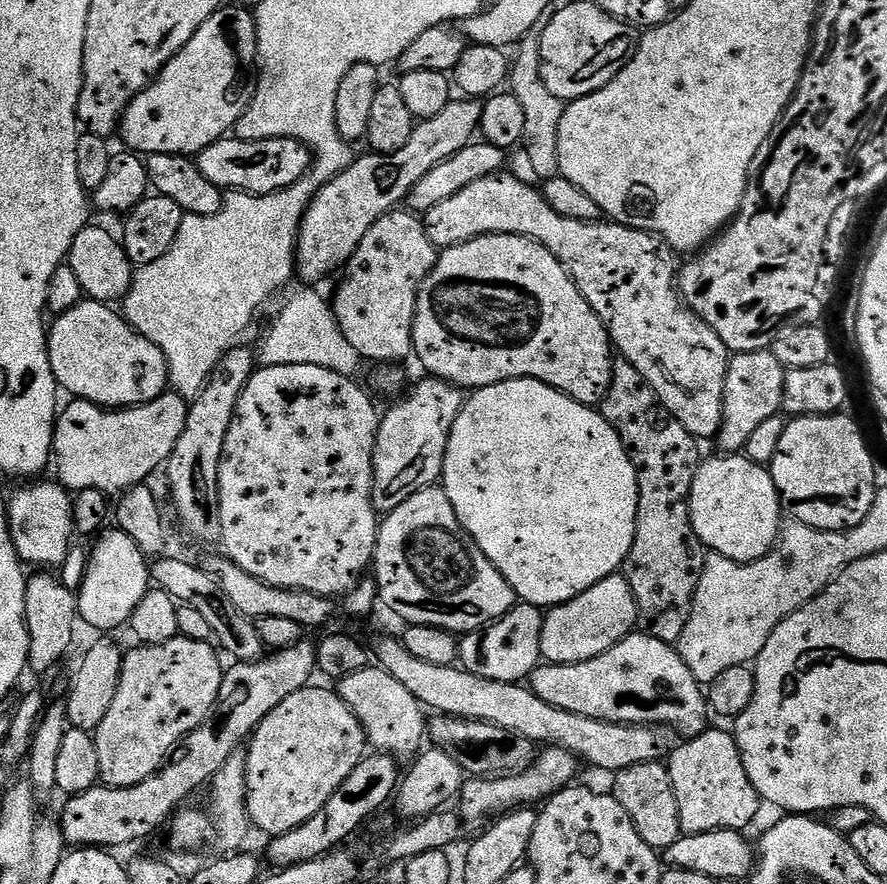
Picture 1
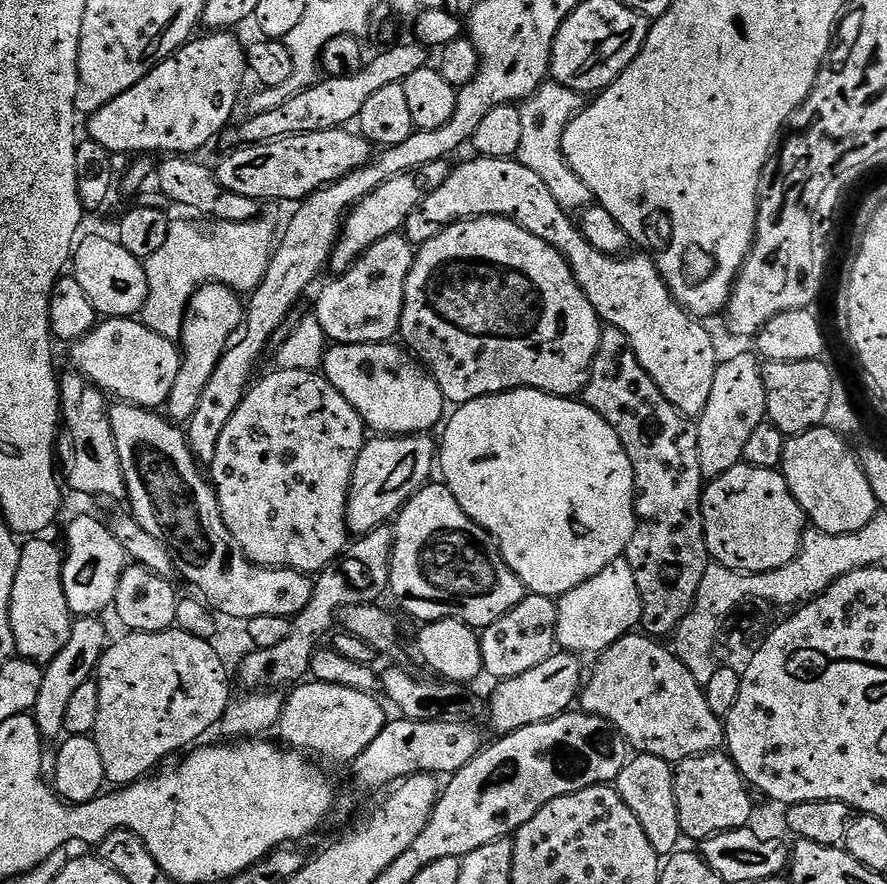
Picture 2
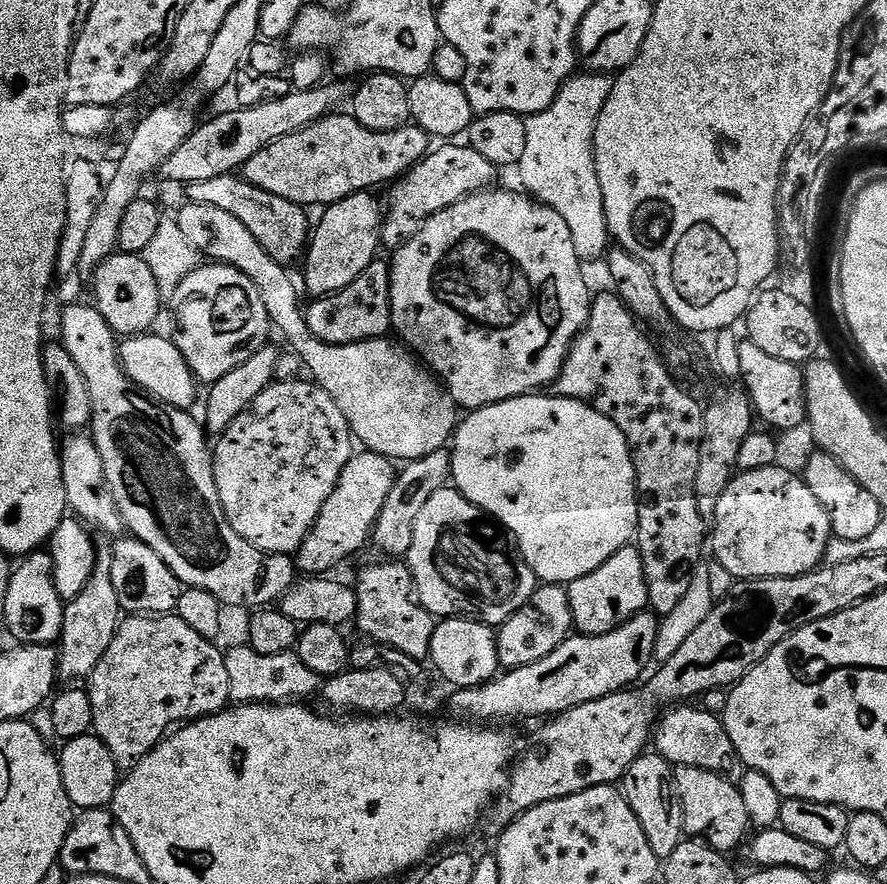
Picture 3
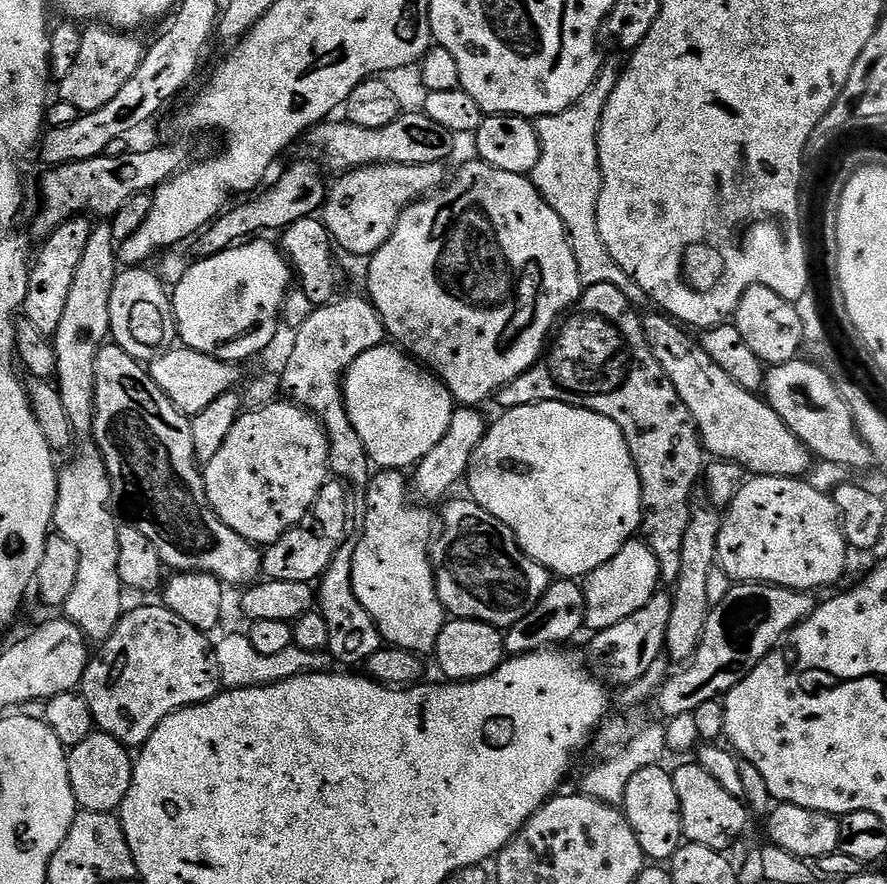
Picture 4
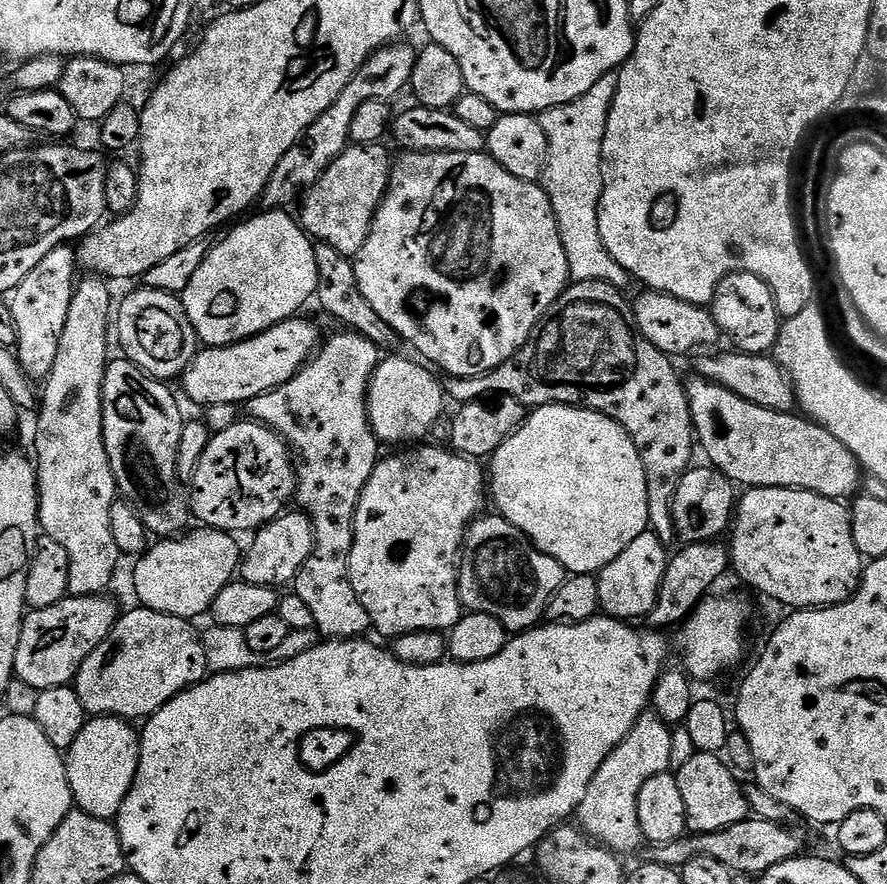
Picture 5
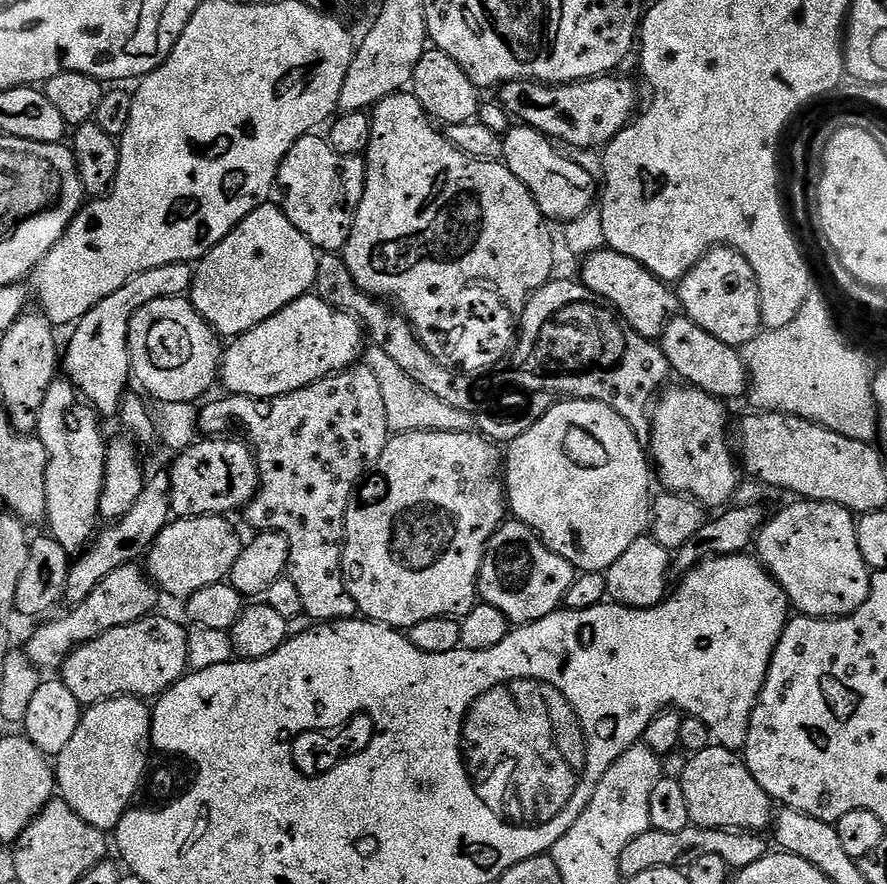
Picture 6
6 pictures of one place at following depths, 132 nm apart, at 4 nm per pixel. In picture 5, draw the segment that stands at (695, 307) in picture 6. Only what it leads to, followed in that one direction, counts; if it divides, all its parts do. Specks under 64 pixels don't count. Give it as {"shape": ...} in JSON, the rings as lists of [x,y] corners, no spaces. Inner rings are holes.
{"shape":[[[732,272],[726,278],[722,278],[710,310],[714,314],[714,322],[718,322],[721,333],[727,339],[729,336],[739,351],[762,356],[775,349],[776,339],[780,337],[782,317],[770,286],[762,282],[760,276],[749,272]]]}

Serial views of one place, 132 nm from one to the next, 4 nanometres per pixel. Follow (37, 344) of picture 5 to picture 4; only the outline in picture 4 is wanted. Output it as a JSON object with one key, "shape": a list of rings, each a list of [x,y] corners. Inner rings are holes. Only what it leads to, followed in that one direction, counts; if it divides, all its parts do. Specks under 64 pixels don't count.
{"shape":[[[87,215],[71,216],[69,220],[59,224],[49,236],[43,237],[41,244],[44,245],[31,261],[22,316],[23,319],[34,322],[34,326],[38,326],[44,336],[51,337],[58,330],[58,322],[62,322],[70,285],[74,282],[78,262],[86,250],[86,242],[90,242],[93,227],[93,221]]]}

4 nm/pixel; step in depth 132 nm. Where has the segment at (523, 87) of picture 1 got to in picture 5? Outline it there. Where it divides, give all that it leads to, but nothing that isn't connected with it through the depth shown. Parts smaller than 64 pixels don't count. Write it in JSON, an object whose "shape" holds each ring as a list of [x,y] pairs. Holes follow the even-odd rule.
{"shape":[[[619,71],[610,74],[602,74],[582,98],[578,98],[569,104],[548,108],[539,113],[538,119],[542,126],[542,134],[546,134],[548,143],[548,160],[544,164],[542,187],[544,193],[550,198],[550,206],[554,210],[554,218],[558,222],[558,234],[562,238],[562,250],[566,250],[566,262],[568,263],[569,277],[575,283],[582,282],[606,282],[610,286],[621,290],[628,290],[634,284],[632,276],[606,250],[602,242],[602,234],[598,230],[598,210],[600,199],[604,189],[602,178],[602,138],[606,138],[606,122],[614,102],[614,94],[618,94]]]}

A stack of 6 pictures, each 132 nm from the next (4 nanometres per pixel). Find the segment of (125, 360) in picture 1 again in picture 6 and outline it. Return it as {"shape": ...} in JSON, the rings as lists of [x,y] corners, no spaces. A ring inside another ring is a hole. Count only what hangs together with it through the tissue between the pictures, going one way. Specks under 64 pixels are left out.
{"shape":[[[309,294],[290,302],[290,306],[278,310],[278,314],[266,318],[266,322],[254,326],[254,330],[235,337],[229,344],[232,345],[229,348],[227,345],[223,349],[218,373],[219,383],[221,385],[224,383],[223,391],[233,396],[269,400],[310,386],[322,378],[341,372],[344,368],[351,368],[361,359],[365,351],[366,333],[355,316],[330,306],[315,294]]]}

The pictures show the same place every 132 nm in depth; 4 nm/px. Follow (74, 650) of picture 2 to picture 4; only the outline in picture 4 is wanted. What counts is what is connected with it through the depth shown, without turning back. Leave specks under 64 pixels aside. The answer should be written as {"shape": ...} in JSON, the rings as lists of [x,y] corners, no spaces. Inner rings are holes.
{"shape":[[[92,442],[78,448],[71,453],[72,461],[59,469],[58,494],[52,515],[55,531],[78,550],[78,579],[62,612],[67,620],[78,626],[78,630],[82,630],[85,640],[103,642],[114,634],[126,611],[126,589],[118,574],[118,520],[112,517],[112,483],[102,454]]]}

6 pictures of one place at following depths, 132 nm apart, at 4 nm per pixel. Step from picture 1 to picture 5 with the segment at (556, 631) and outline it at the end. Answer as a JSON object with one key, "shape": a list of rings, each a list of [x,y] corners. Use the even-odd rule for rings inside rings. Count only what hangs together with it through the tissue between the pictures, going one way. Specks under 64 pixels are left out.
{"shape":[[[651,530],[638,534],[638,538],[634,538],[634,542],[630,542],[630,546],[596,576],[600,612],[625,622],[636,622],[639,616],[640,619],[647,618],[650,610],[654,610],[669,559],[669,549]]]}

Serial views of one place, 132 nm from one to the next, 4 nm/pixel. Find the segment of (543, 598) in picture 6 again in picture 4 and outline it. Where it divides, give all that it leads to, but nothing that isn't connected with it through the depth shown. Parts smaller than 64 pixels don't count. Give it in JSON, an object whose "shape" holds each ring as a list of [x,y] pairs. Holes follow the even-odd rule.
{"shape":[[[471,498],[451,500],[443,505],[444,521],[441,524],[439,521],[438,535],[435,537],[430,553],[432,569],[436,572],[438,598],[449,617],[458,620],[475,618],[493,624],[495,628],[507,630],[514,622],[526,618],[526,614],[530,614],[534,606],[538,606],[542,594],[546,594],[548,589],[550,574],[541,564],[534,562],[521,550],[510,526],[494,518],[494,514],[478,506]]]}

